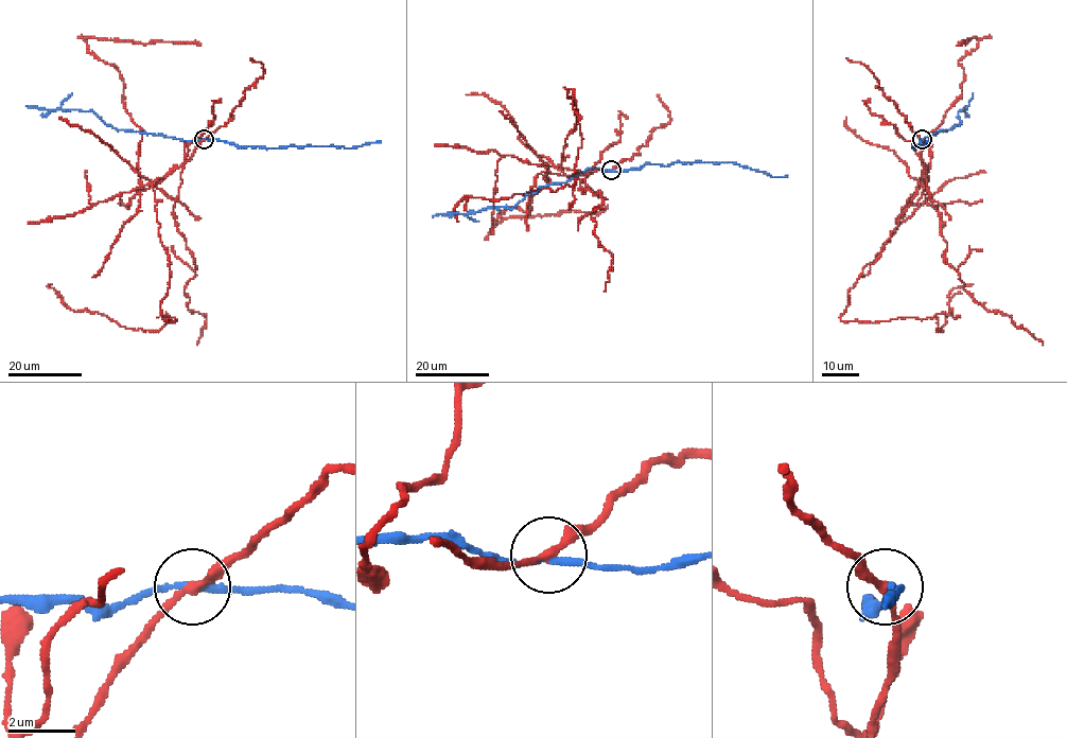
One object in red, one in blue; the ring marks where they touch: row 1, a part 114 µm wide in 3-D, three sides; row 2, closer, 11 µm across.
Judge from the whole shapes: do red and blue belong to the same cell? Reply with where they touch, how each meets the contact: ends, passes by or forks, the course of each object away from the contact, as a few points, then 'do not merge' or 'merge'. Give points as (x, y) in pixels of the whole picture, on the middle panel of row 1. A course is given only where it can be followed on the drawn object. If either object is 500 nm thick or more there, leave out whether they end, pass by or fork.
at (611, 170); red passes by; blue passes by; red runs (610, 170), (558, 169), (576, 122), (569, 88), (582, 137), (574, 186), (465, 196), (454, 208), (458, 222); blue runs (610, 170), (587, 169), (565, 182), (546, 185), (528, 193), (510, 210), (487, 207), (466, 214), (432, 216); do not merge

